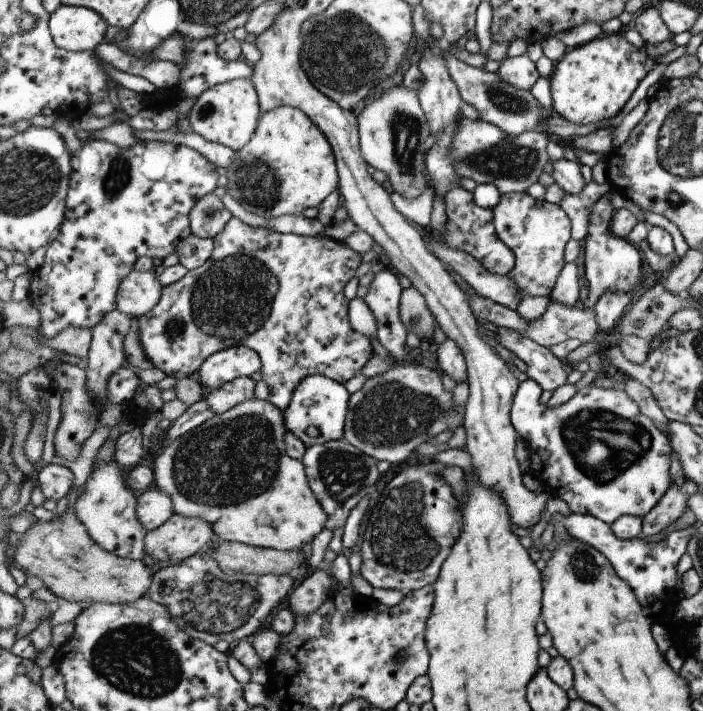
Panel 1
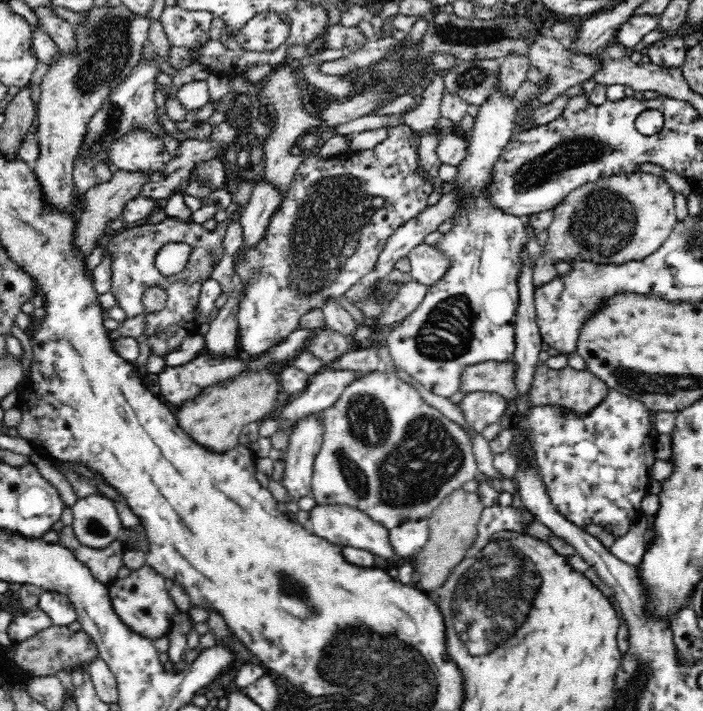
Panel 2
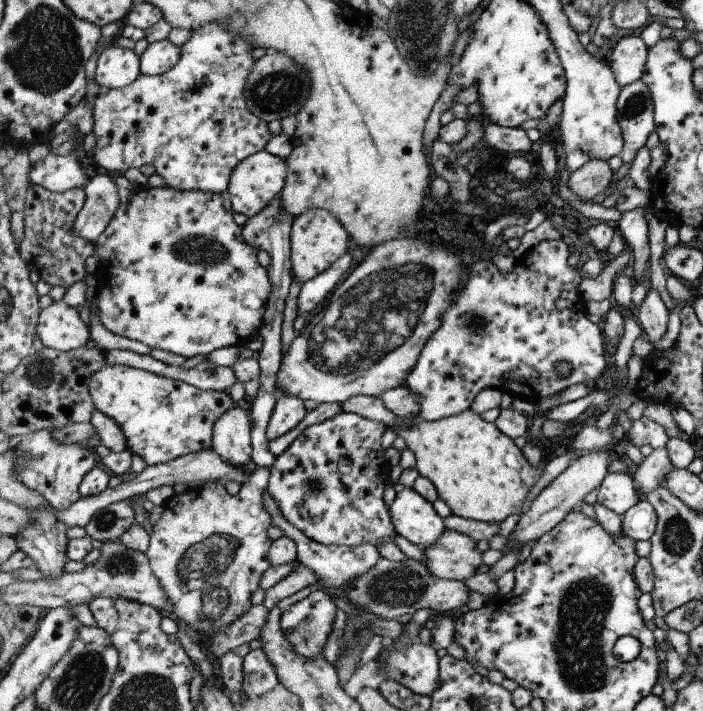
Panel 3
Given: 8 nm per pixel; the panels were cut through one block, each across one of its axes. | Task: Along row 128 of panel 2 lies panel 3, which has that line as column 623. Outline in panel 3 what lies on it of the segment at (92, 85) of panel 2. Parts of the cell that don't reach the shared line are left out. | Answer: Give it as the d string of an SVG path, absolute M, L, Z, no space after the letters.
M638 34L622 38L609 54L609 66L622 87L638 82L646 74L650 50Z

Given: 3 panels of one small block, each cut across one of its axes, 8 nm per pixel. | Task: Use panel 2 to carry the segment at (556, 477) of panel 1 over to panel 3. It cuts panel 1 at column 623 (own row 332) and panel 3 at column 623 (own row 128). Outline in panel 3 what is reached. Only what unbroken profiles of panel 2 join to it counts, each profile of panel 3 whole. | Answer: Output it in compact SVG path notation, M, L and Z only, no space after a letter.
M632 472L609 474L598 489L598 502L624 516L643 499L633 479Z

